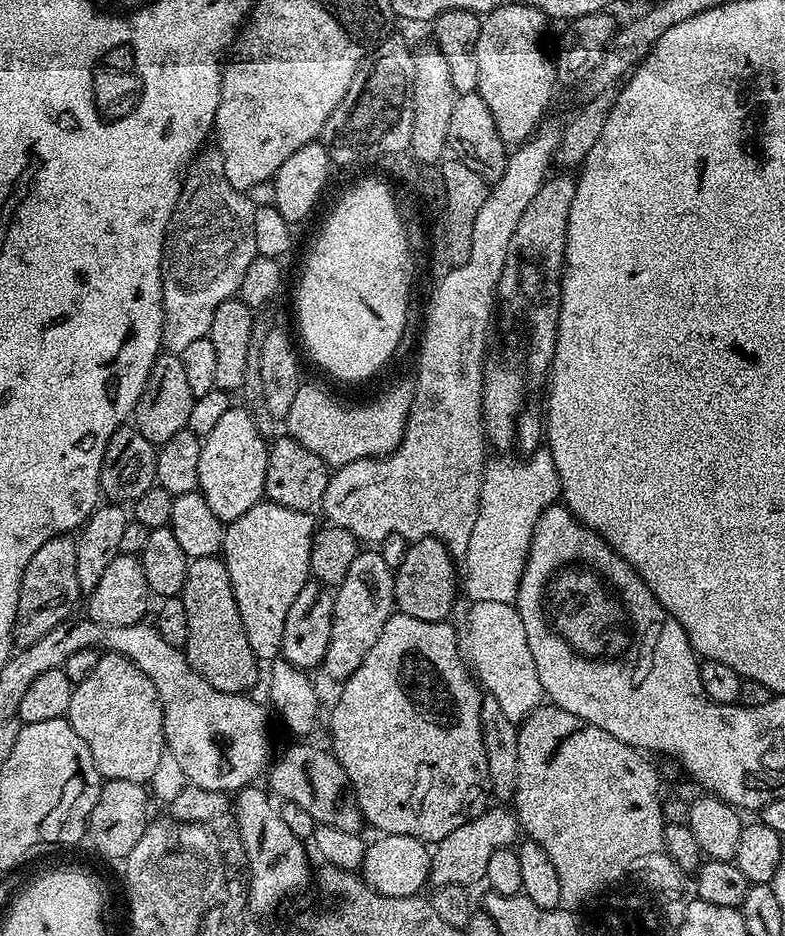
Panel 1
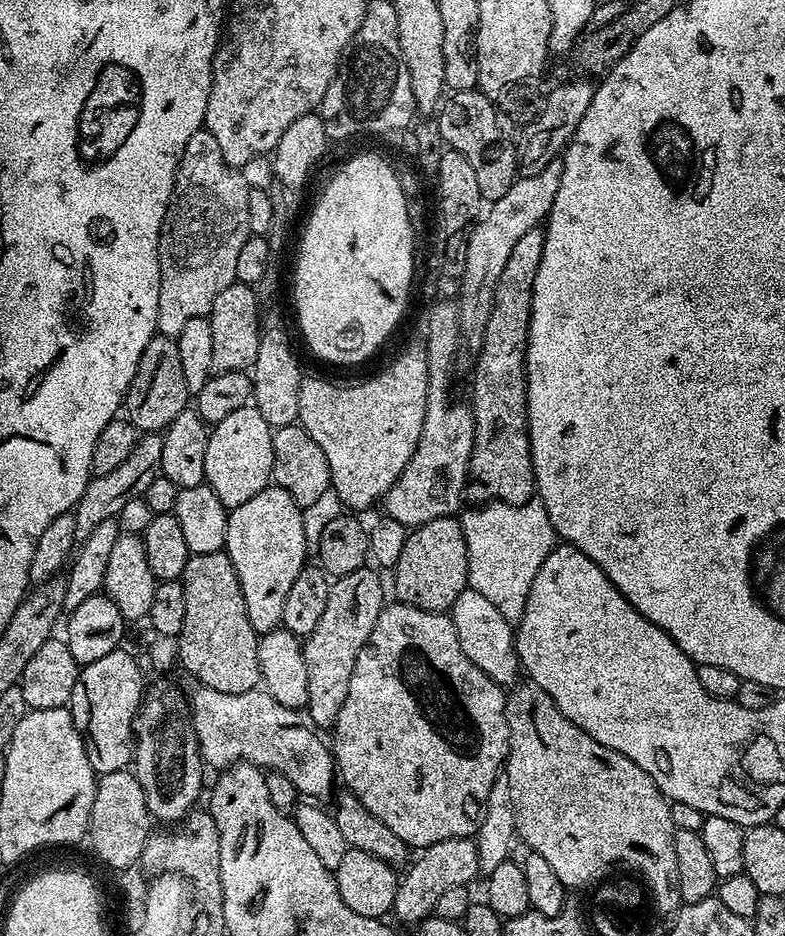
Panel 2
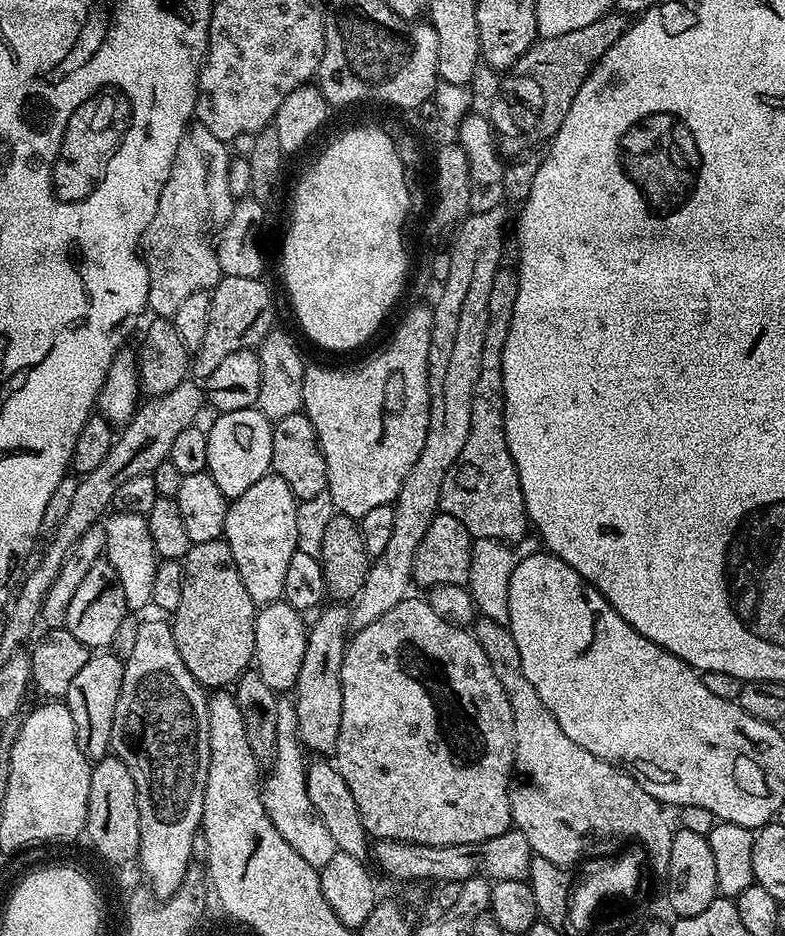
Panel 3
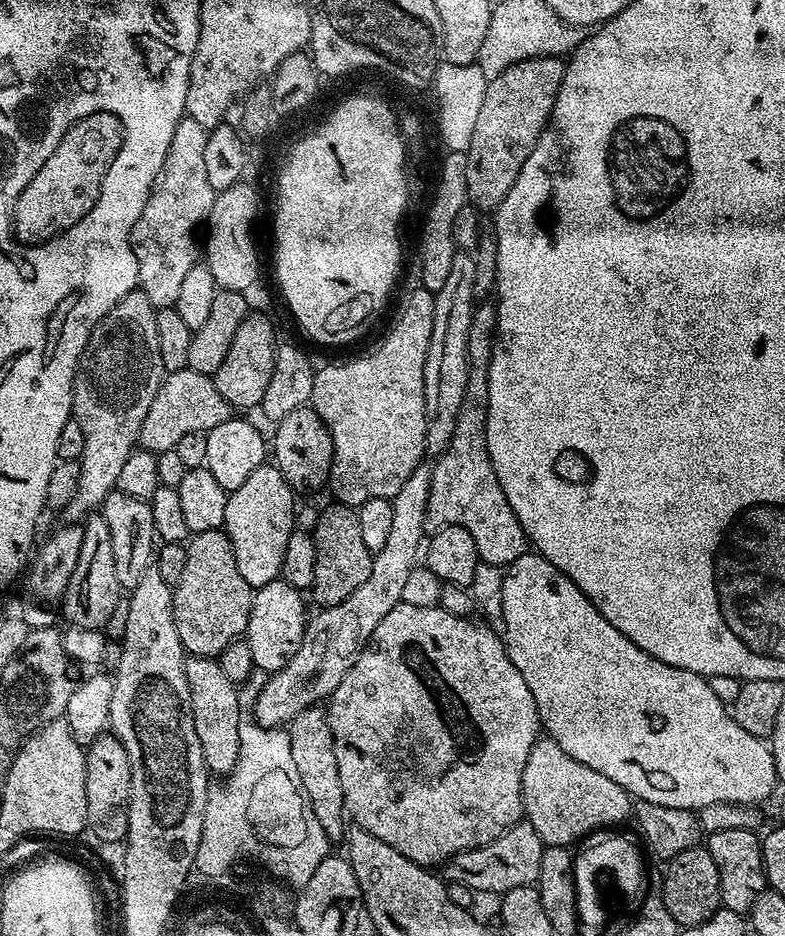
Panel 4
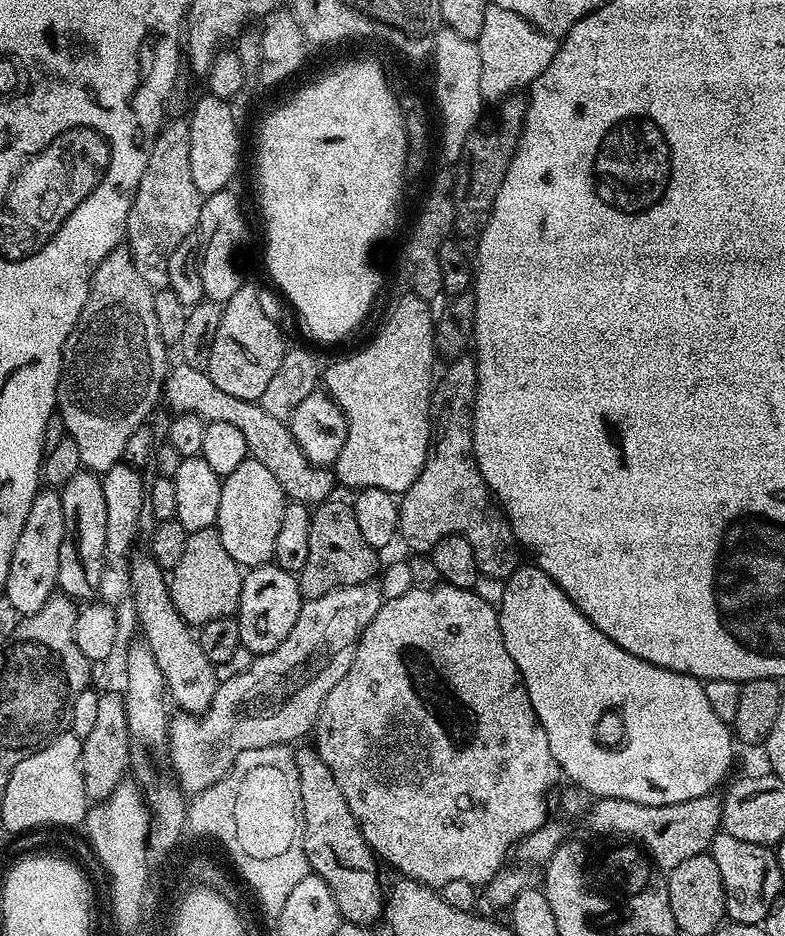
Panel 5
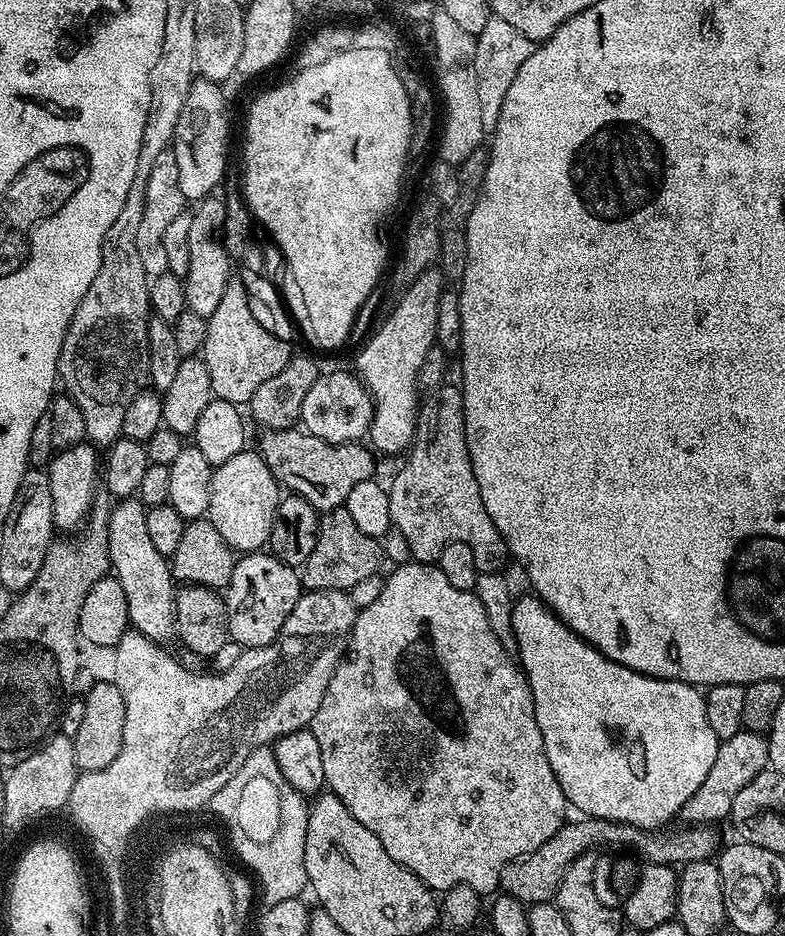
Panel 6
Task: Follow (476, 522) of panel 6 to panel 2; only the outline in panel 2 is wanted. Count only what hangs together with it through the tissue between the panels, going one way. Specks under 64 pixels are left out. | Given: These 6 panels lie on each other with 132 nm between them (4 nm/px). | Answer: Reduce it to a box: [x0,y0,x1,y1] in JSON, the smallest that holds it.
[466,228,543,504]

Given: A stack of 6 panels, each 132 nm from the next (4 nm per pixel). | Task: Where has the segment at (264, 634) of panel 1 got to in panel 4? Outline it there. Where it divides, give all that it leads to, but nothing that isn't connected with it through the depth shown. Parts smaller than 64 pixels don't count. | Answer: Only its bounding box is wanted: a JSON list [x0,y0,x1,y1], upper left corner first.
[223,462,294,590]

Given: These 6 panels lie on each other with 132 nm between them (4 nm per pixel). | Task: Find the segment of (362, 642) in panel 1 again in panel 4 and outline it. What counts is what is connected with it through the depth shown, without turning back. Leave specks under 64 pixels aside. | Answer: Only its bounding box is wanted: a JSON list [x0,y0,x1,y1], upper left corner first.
[286,706,346,842]

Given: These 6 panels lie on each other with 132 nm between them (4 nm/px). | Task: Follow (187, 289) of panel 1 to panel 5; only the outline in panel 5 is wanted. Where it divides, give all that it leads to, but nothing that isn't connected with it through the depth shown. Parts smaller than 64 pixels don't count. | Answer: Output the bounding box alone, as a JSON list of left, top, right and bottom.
[126,118,204,290]

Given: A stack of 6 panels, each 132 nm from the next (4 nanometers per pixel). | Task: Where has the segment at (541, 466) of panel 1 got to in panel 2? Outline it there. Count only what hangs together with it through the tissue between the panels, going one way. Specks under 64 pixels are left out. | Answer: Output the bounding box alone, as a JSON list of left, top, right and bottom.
[462,499,558,625]

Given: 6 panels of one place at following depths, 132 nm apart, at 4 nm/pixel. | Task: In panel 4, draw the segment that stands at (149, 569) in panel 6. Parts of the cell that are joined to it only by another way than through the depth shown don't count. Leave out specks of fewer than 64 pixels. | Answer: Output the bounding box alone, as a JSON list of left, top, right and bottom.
[184,656,242,778]

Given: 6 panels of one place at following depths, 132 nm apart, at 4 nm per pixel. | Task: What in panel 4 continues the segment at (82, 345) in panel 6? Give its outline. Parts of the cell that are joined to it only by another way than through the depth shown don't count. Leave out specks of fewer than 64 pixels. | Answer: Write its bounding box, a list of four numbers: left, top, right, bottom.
[62,292,166,525]

